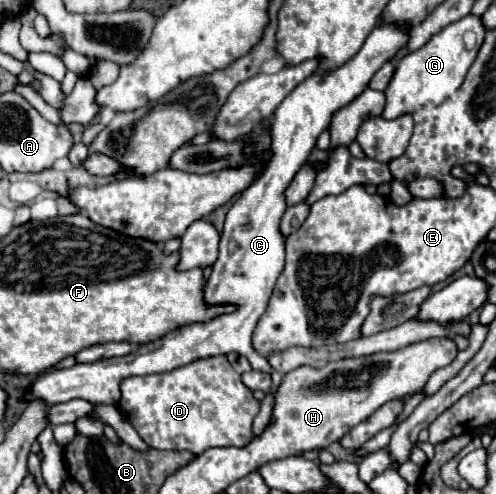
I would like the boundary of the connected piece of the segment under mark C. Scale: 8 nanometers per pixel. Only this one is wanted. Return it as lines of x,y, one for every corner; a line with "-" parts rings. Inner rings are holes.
380,22
362,48
346,60
342,66
334,70
316,70
310,78
306,78
292,94
284,98
284,102
276,108
272,116
272,158
264,166
262,174
240,194
240,198
232,204
226,214
218,260
212,266
212,274
208,278
208,286
204,298
208,304
238,304
238,310
232,314
218,316
206,324
190,324
170,332
168,336
136,346
132,354
120,358
108,358
94,364
74,364
66,370
52,370
32,384
28,400
42,398
48,404
60,404
74,398
84,398
94,404
118,404
120,402
120,382
130,376
144,376
156,372
176,370
200,358
210,358
218,354
236,352
248,358
254,370
266,370
272,374
272,386
280,384
282,374
276,372
264,356
252,350
250,338
256,328
258,318
268,306
268,298
276,284
276,278
284,270
284,242
286,238
280,234
280,218
288,208
284,190
290,186
296,172
308,162
312,148
316,146
316,138
330,128
332,116
336,110
348,106
358,94
364,92
372,76
382,68
384,62
394,60
394,56
406,48
410,38
410,24
400,22

